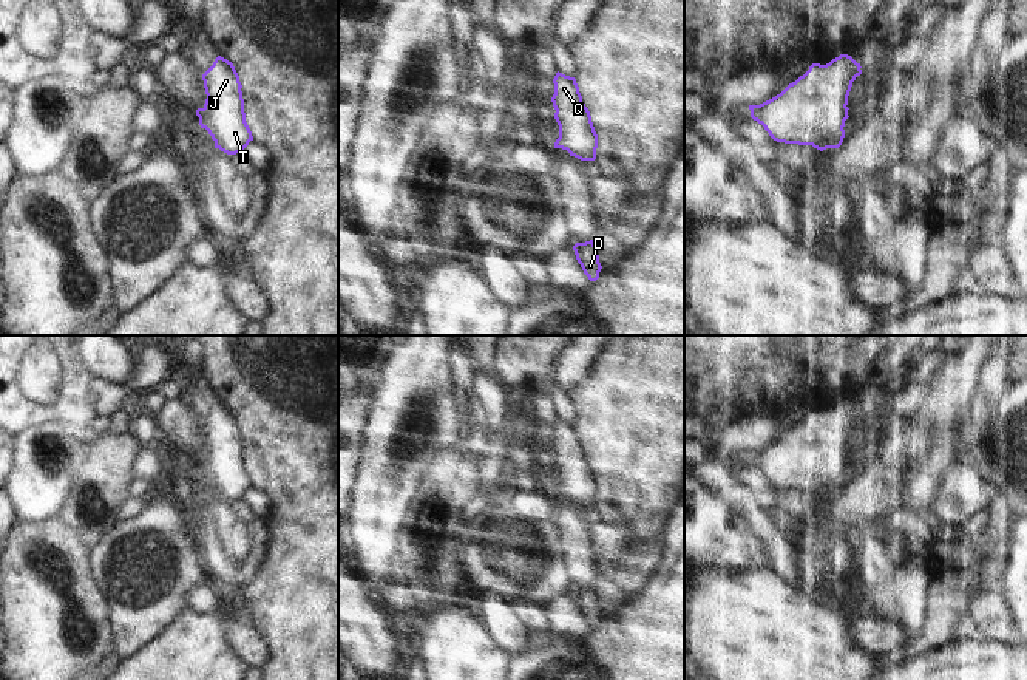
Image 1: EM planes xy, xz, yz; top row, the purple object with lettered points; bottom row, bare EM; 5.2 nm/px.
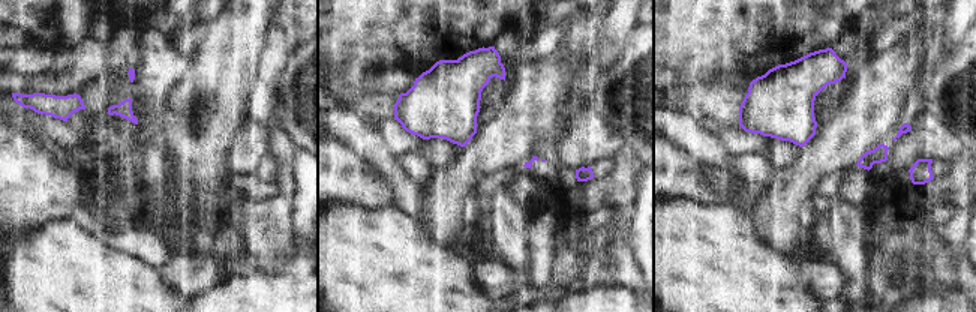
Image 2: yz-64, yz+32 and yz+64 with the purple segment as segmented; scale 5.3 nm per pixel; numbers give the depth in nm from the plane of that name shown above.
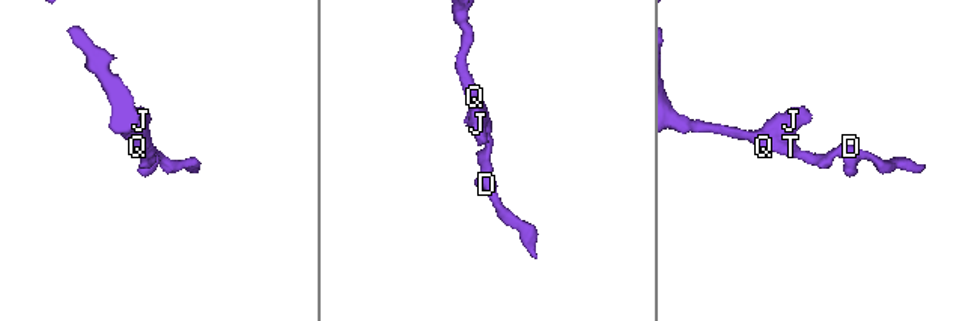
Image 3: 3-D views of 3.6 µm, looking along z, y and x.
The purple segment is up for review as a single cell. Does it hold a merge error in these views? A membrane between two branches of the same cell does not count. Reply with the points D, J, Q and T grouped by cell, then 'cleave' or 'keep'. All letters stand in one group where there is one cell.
groups D J Q T; keep

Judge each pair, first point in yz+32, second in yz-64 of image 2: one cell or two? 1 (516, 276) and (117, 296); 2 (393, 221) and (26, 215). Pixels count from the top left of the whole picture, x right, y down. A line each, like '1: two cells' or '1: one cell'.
1: two cells
2: two cells

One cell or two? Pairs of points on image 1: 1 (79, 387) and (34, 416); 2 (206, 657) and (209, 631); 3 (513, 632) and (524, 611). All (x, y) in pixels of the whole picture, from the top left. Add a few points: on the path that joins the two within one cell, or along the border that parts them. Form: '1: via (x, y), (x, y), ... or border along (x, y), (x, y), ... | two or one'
1: via (68, 397), (53, 413), (45, 413) | one
2: via (206, 651), (206, 637) | one
3: border along (513, 598), (518, 617), (532, 631) | two

